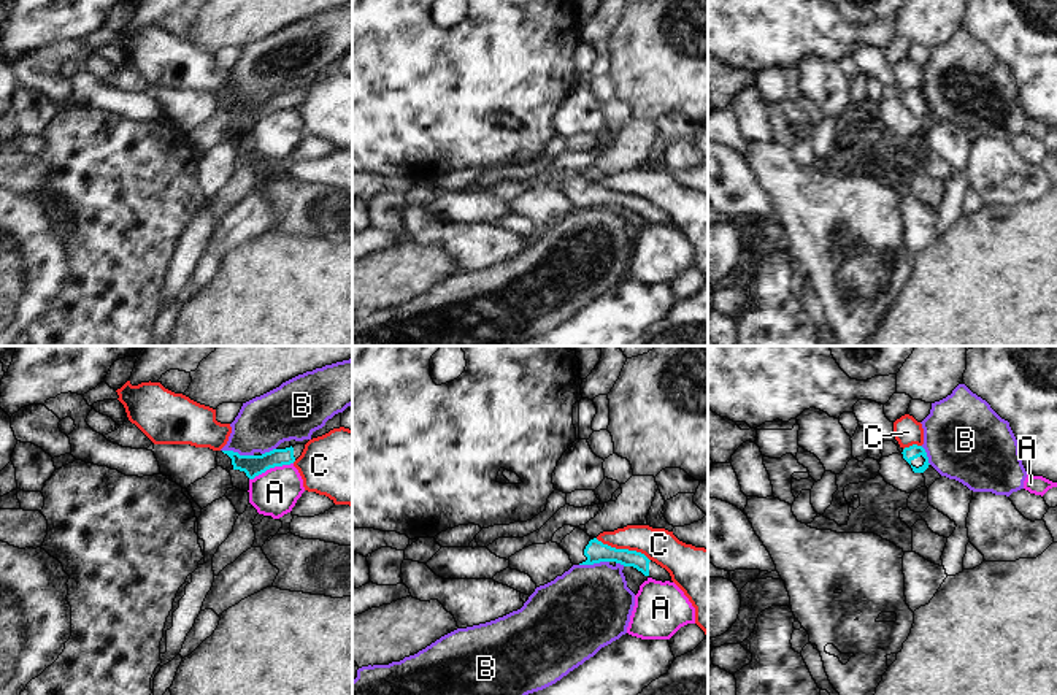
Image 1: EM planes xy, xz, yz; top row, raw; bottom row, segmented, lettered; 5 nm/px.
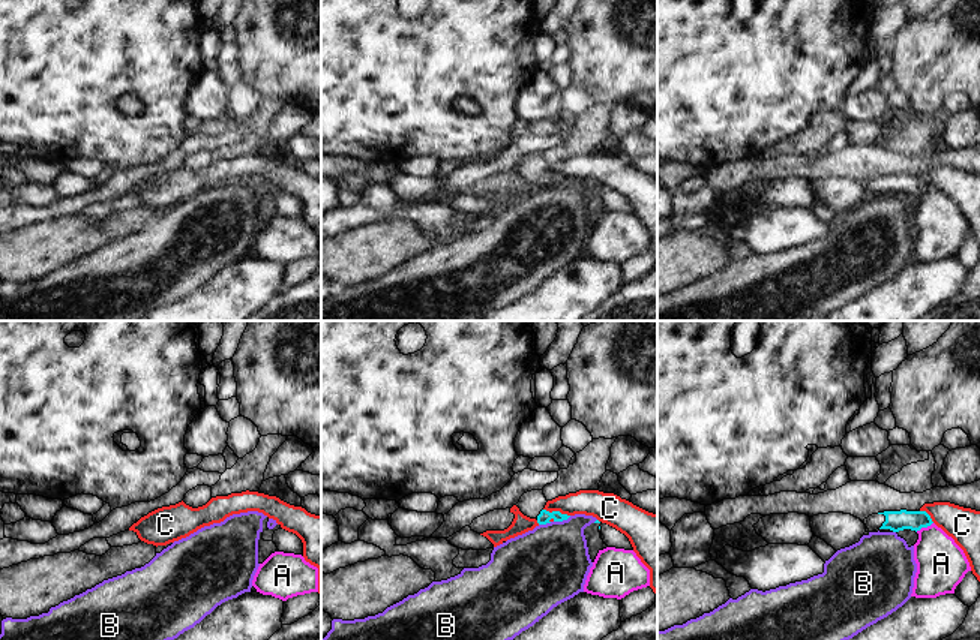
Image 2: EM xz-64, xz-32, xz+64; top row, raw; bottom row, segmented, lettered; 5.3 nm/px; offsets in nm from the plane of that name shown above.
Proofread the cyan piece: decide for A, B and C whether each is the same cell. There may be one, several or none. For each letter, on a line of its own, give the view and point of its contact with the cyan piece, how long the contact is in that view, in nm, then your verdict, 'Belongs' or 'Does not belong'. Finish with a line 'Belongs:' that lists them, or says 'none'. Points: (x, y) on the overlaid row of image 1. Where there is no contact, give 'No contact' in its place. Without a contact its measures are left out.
A: Touches cyan at xy (270, 467). Shared border 240 nm. Does not belong
B: Touches cyan at xy (237, 453). Shared border 160 nm. Does not belong
C: Touches cyan at xz (622, 549). Shared border 300 nm. Does not belong
Belongs: none.

